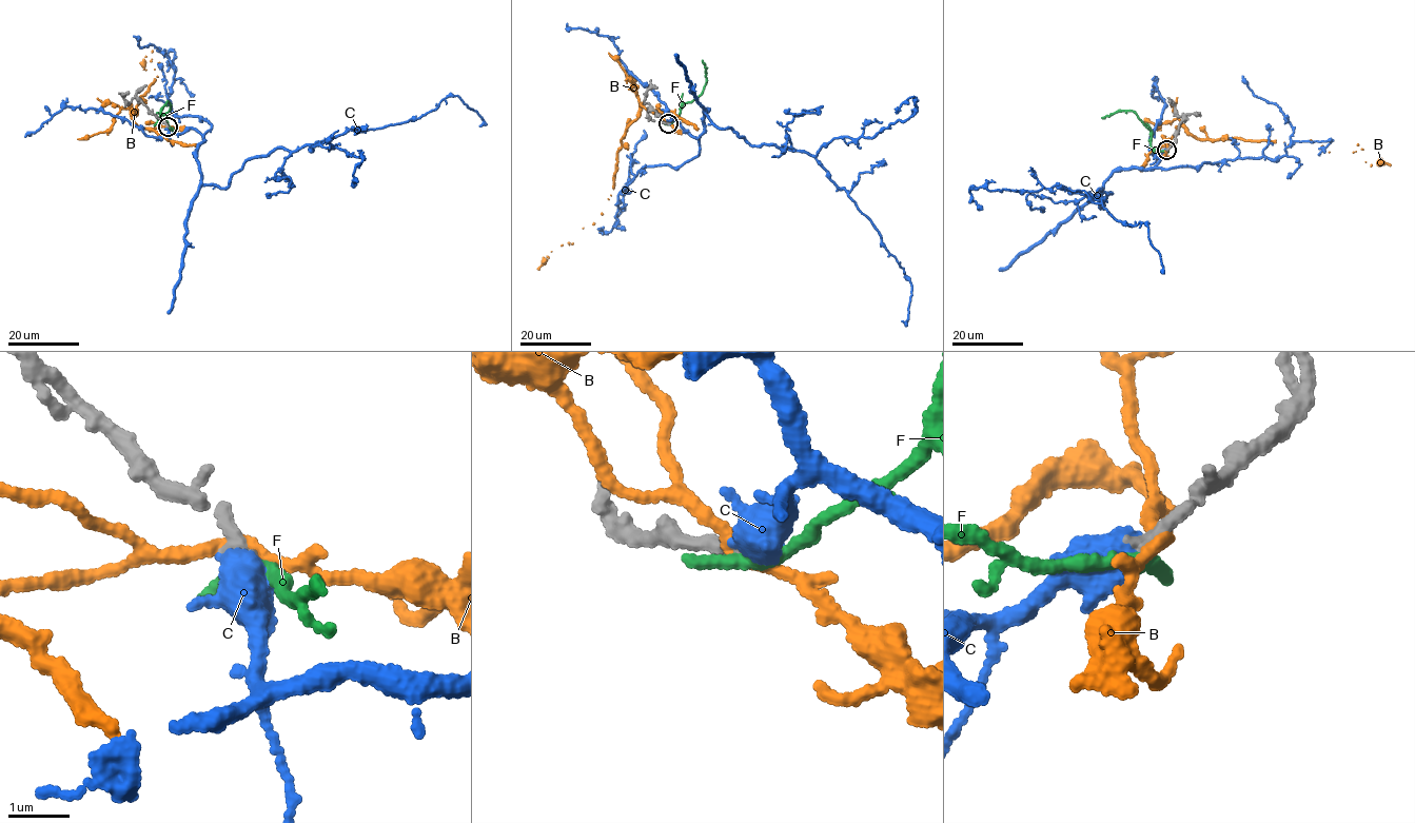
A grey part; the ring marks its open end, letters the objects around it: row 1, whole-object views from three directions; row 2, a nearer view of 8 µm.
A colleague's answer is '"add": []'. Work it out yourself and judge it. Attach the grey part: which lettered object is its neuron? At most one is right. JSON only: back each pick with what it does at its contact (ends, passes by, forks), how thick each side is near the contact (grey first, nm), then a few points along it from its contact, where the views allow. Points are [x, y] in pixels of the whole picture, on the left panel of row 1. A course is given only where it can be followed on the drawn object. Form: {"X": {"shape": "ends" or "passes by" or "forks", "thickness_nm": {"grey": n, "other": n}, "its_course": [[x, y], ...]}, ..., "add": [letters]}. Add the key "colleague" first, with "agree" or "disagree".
{"colleague": "disagree", "C": {"shape": "passes by", "thickness_nm": {"grey": 260, "other": 440}, "its_course": [[166, 126], [198, 131], [201, 182], [225, 188], [255, 156], [401, 123], [446, 97], [456, 95], [479, 125]]}, "add": ["C"]}

